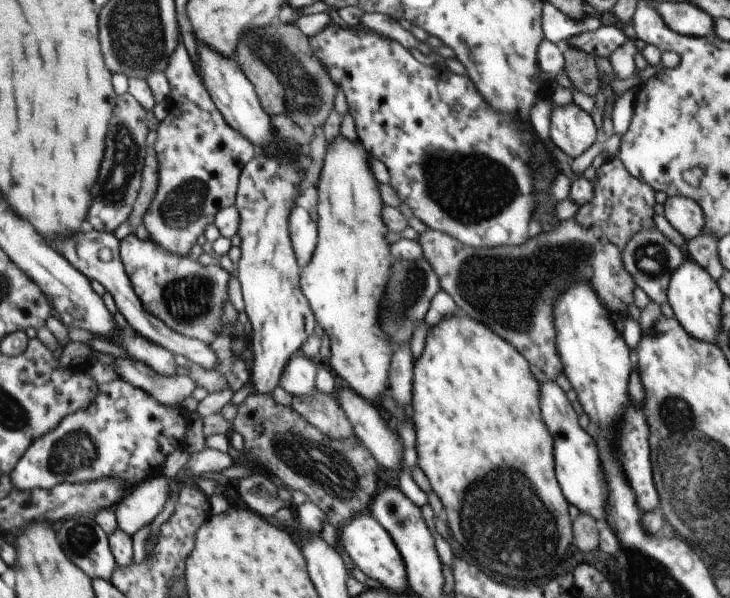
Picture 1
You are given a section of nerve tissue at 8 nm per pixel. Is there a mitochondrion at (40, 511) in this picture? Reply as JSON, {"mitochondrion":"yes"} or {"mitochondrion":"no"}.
{"mitochondrion":"no"}

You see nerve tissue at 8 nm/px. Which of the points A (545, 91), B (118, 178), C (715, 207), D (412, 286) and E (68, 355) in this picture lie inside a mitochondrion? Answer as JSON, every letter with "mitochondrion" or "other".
{"A":"other","B":"mitochondrion","C":"other","D":"mitochondrion","E":"other"}

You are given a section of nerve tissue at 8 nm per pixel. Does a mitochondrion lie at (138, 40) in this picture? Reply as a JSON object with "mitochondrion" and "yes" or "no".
{"mitochondrion":"yes"}

